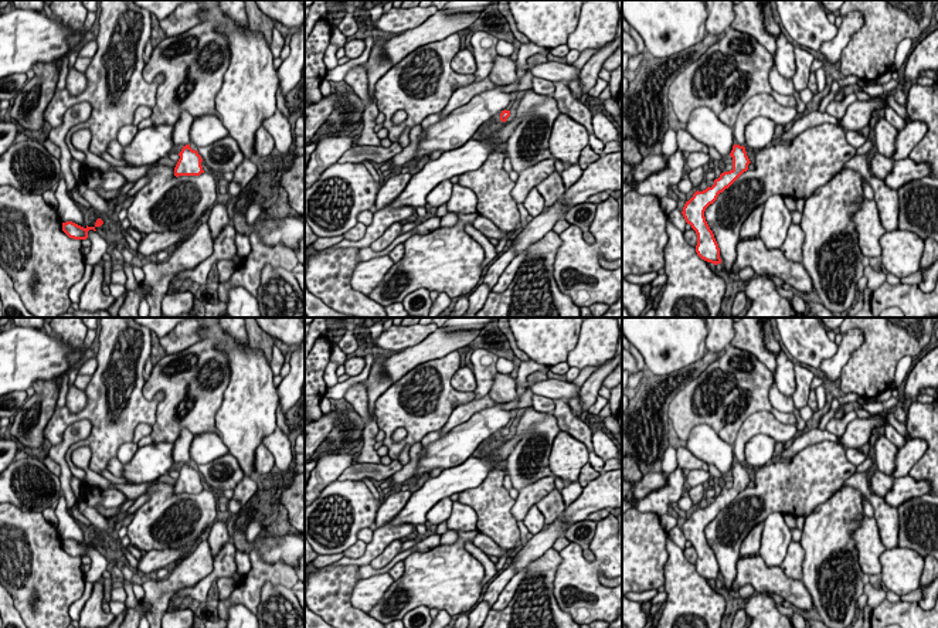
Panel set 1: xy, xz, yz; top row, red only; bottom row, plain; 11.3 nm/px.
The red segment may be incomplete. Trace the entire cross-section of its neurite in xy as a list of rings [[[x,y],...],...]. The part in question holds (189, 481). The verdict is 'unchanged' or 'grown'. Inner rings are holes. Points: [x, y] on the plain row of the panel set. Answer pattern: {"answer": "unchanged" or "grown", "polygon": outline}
{"answer": "grown", "polygon": [[[183,428],[179,438],[173,442],[173,461],[181,464],[180,476],[174,485],[174,493],[200,493],[204,490],[201,473],[190,465],[190,445],[193,441],[190,430]]]}

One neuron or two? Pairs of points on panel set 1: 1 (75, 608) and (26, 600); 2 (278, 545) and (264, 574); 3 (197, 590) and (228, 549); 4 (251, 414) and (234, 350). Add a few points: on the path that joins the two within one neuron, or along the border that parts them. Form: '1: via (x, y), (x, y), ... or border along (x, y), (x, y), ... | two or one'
1: border along (85, 581), (82, 594), (70, 607), (68, 613) | two
2: border along (248, 553), (289, 567) | two
3: via (207, 581), (224, 564), (225, 559) | one
4: via (251, 399), (251, 376), (247, 366) | one

